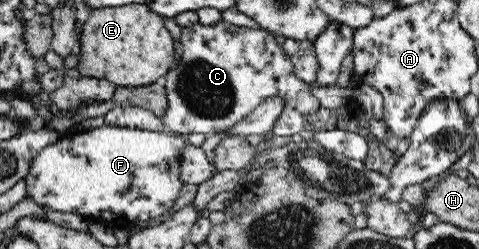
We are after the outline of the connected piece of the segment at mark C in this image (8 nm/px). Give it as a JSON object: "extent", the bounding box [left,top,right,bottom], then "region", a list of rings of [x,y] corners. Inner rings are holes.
{"extent":[162,20,323,136],"region":[[[223,20],[211,25],[202,25],[197,22],[190,27],[182,29],[179,40],[181,41],[181,44],[183,44],[182,58],[181,61],[173,66],[167,73],[167,86],[165,86],[168,106],[162,119],[167,131],[180,132],[181,134],[197,134],[197,132],[199,132],[199,134],[206,134],[207,136],[215,132],[227,131],[232,126],[235,126],[242,118],[245,118],[245,116],[247,116],[255,107],[260,105],[263,100],[269,99],[273,96],[285,99],[288,107],[298,110],[303,116],[317,114],[318,111],[323,111],[321,110],[320,101],[315,97],[315,95],[313,95],[313,92],[310,91],[309,84],[294,73],[294,66],[289,54],[285,53],[283,47],[275,41],[275,36],[267,31],[263,31],[260,28],[252,29],[249,27],[237,26]]]}

